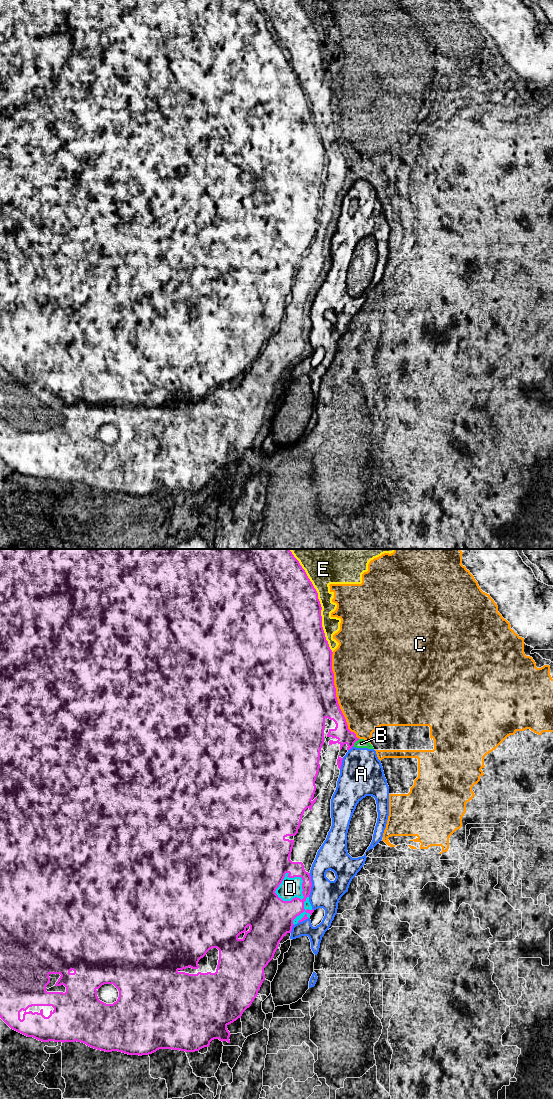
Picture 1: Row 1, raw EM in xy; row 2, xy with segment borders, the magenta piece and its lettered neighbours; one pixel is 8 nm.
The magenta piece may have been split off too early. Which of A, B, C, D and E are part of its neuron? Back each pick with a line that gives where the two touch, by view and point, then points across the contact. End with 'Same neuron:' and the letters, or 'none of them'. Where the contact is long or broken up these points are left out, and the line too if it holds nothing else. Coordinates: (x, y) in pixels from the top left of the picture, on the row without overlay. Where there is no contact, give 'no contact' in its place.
D: xy (302, 333)
Same neuron: D

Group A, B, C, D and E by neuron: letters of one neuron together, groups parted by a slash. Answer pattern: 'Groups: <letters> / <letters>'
Groups: A B / C / D / E

